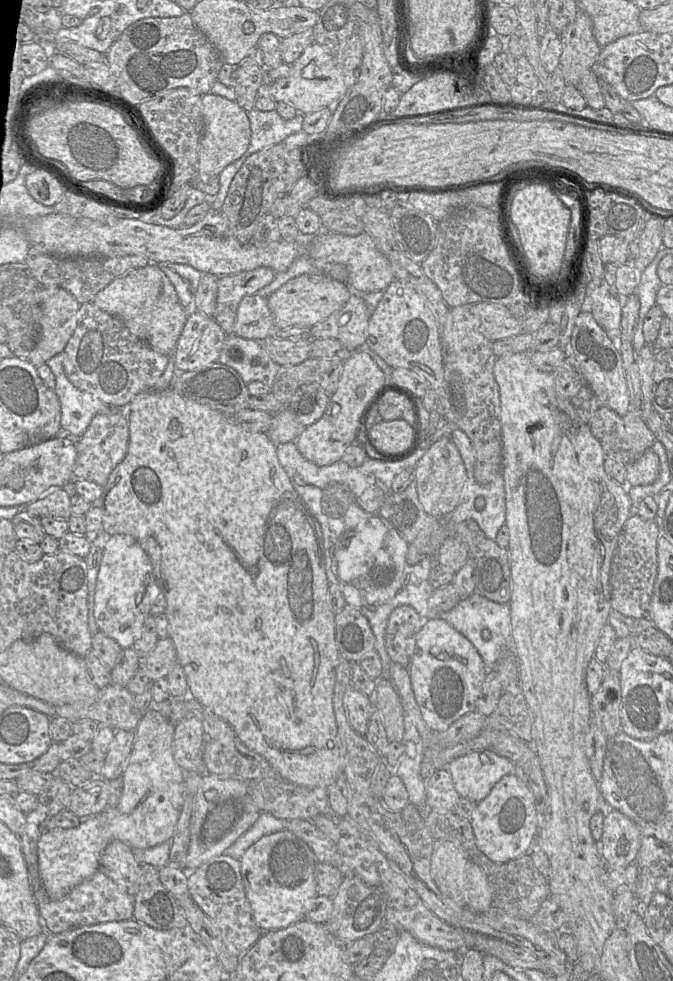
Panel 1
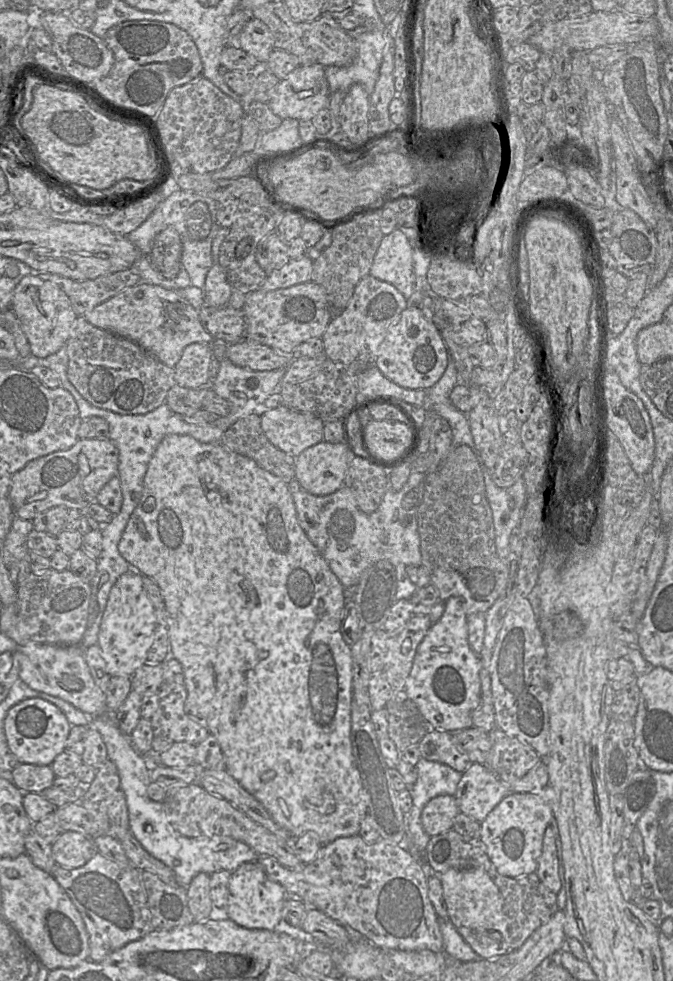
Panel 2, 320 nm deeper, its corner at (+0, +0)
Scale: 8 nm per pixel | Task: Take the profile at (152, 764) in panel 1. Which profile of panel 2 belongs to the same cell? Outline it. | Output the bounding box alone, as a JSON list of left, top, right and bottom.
[52,831,97,868]

